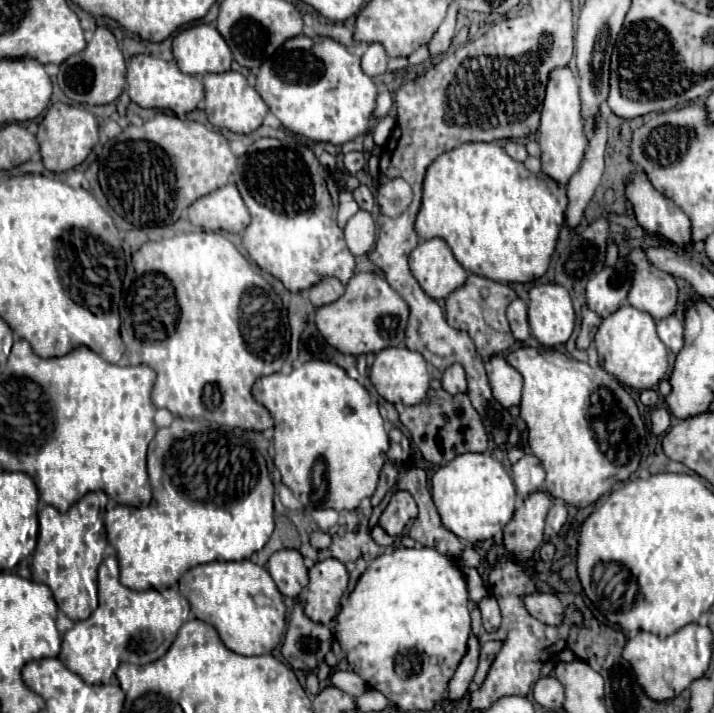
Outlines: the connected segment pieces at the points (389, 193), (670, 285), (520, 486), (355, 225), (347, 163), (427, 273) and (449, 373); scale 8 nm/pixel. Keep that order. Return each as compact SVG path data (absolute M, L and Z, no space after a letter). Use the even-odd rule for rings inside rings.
M394 178L380 186L376 194L376 202L380 206L380 212L386 216L400 216L412 202L412 188L406 180Z
M632 248L626 258L632 264L632 288L628 292L630 306L648 312L654 320L674 314L678 300L674 278L648 264L642 248Z
M526 454L516 464L512 464L512 478L514 478L516 490L522 496L528 496L528 494L540 490L544 484L542 462L534 454Z
M358 210L344 228L346 244L354 256L368 254L376 242L376 224L370 212Z
M348 152L344 154L344 168L348 174L356 174L364 168L364 154L362 152Z
M442 238L420 242L410 252L410 270L422 290L434 300L446 298L450 292L464 286L468 278L468 272L458 264Z
M452 364L442 374L442 388L450 394L466 392L466 372L460 368L460 364Z

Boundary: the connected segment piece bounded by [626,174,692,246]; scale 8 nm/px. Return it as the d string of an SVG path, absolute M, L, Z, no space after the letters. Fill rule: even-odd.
M644 174L630 178L626 196L634 206L638 224L646 232L660 234L664 240L676 246L686 246L692 242L688 216L670 198L656 192Z

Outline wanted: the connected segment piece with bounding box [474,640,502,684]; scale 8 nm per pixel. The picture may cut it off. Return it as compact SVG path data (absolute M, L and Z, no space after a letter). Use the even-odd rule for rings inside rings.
M494 640L494 642L482 644L480 664L478 664L478 670L476 670L476 674L474 674L474 682L476 682L476 684L482 684L482 682L484 682L486 674L488 674L488 670L490 670L490 664L492 664L492 660L496 658L496 654L500 652L500 648L502 648L502 640Z

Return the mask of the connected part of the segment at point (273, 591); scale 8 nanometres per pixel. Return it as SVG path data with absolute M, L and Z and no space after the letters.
M210 562L190 568L180 578L180 594L190 602L194 616L212 624L220 640L236 654L270 654L282 640L286 628L284 596L278 592L266 568L250 562Z

